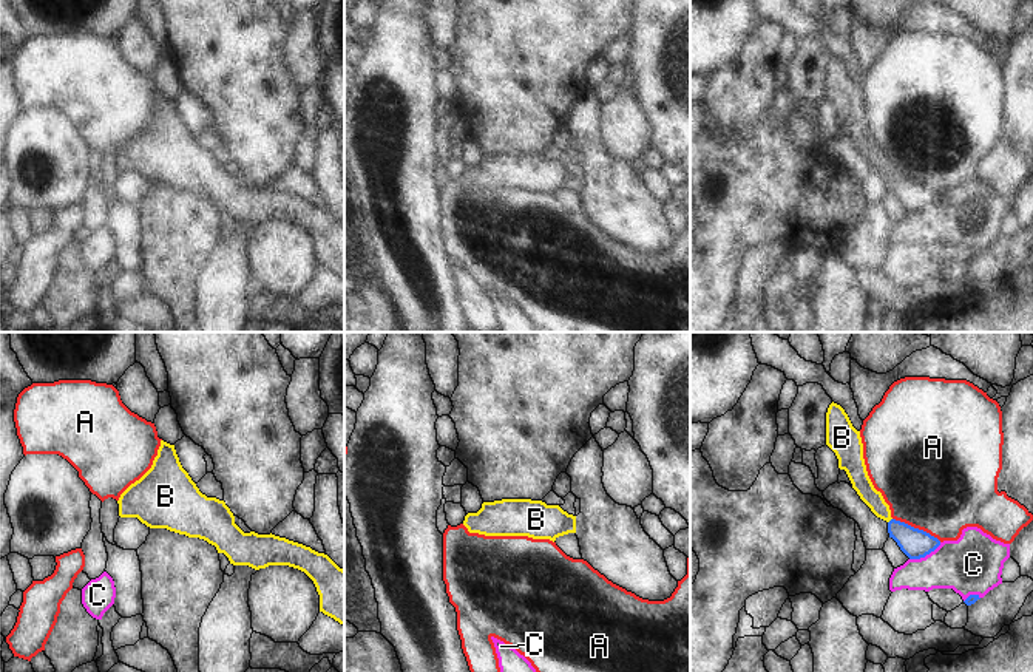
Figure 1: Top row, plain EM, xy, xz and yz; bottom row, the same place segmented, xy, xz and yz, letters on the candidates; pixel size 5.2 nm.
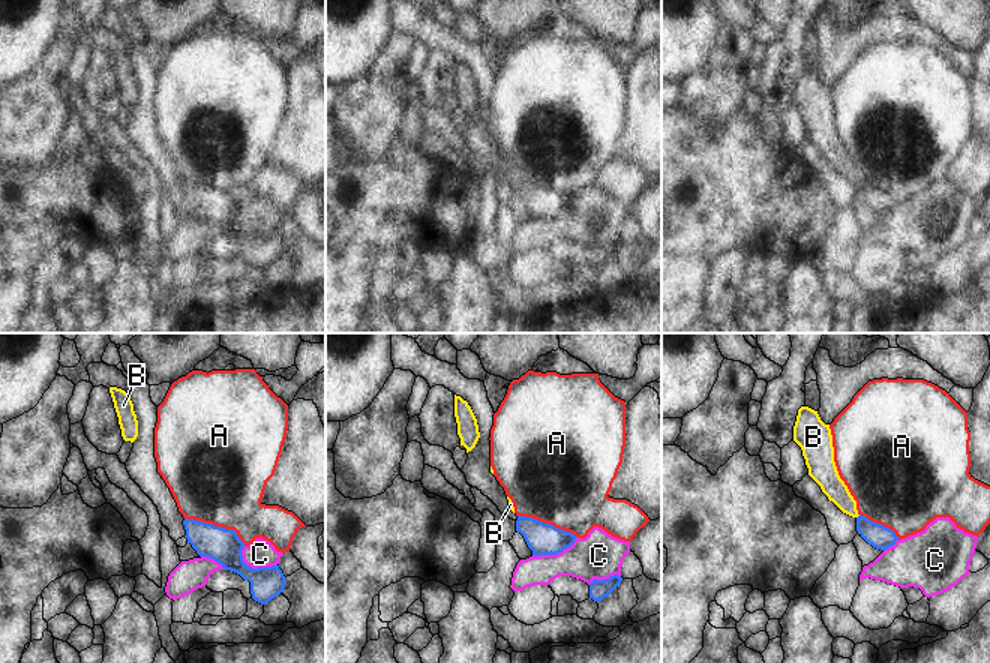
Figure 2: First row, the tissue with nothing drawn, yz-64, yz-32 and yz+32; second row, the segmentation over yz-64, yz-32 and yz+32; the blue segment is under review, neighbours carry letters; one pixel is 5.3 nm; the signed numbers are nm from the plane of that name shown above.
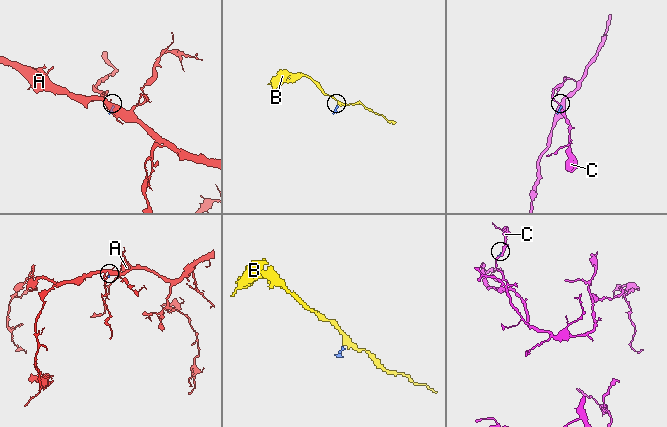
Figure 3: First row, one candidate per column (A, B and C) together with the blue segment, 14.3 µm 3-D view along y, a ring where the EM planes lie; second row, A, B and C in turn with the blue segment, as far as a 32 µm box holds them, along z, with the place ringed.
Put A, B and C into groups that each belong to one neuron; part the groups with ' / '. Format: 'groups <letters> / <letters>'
groups A / B / C

